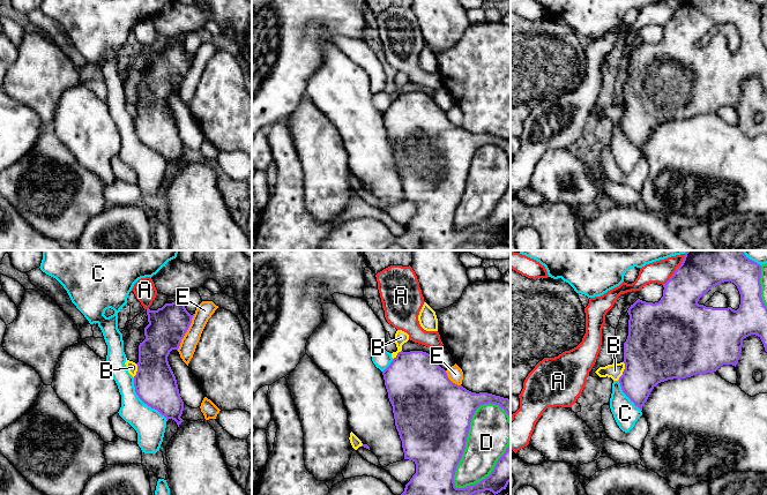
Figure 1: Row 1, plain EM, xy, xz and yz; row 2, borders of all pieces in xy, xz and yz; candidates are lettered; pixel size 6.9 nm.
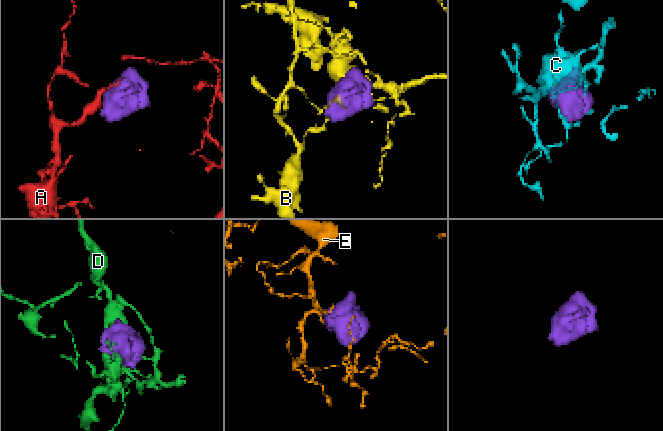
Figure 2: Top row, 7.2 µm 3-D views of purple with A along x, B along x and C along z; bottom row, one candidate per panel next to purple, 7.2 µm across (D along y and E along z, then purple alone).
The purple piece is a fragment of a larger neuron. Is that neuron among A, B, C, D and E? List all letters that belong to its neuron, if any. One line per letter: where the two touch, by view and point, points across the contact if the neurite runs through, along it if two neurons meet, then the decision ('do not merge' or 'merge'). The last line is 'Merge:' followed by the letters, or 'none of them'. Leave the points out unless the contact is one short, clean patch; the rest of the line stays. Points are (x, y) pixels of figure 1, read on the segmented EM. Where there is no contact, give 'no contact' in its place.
A: meets purple in yz at (676, 270); do not merge
B: meets purple in yz at (624, 370); do not merge
C: meets purple in xy at (143, 402); do not merge
D: meets purple in xz at (466, 439); do not merge
E: meets purple in xy at (186, 331); do not merge
Merge: none of them

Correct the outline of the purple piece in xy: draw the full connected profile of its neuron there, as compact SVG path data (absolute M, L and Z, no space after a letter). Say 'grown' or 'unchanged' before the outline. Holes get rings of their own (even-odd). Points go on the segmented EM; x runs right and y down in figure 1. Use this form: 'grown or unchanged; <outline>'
grown; M184 301L165 303L157 310L147 309L149 324L144 328L146 339L139 345L137 372L134 376L135 392L139 398L157 410L166 420L172 419L178 425L178 432L166 445L169 478L166 480L170 495L247 495L231 475L216 440L216 432L208 420L189 421L180 417L184 402L180 397L176 376L169 365L167 357L172 350L180 346L192 318Z

